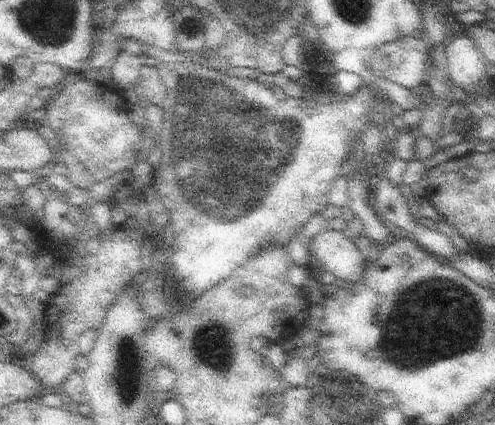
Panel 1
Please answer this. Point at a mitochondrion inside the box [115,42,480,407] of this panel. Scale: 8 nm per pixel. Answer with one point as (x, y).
(270, 138)

